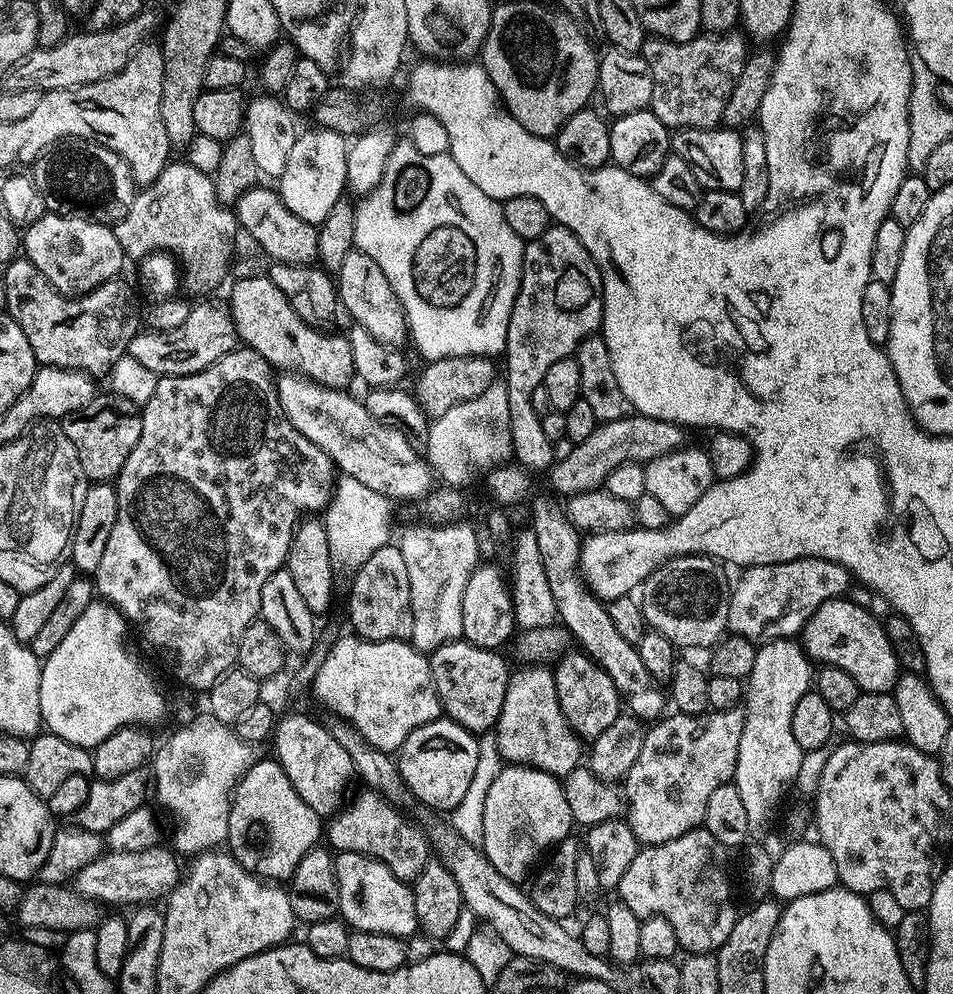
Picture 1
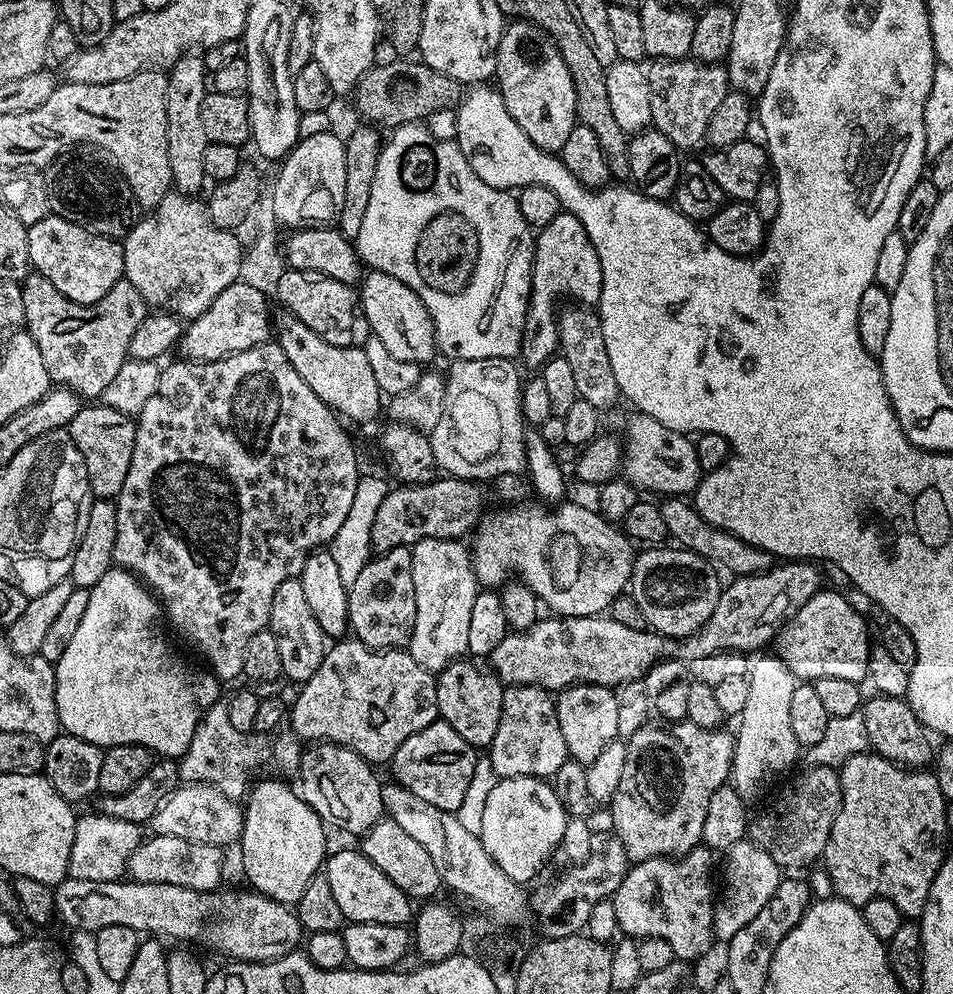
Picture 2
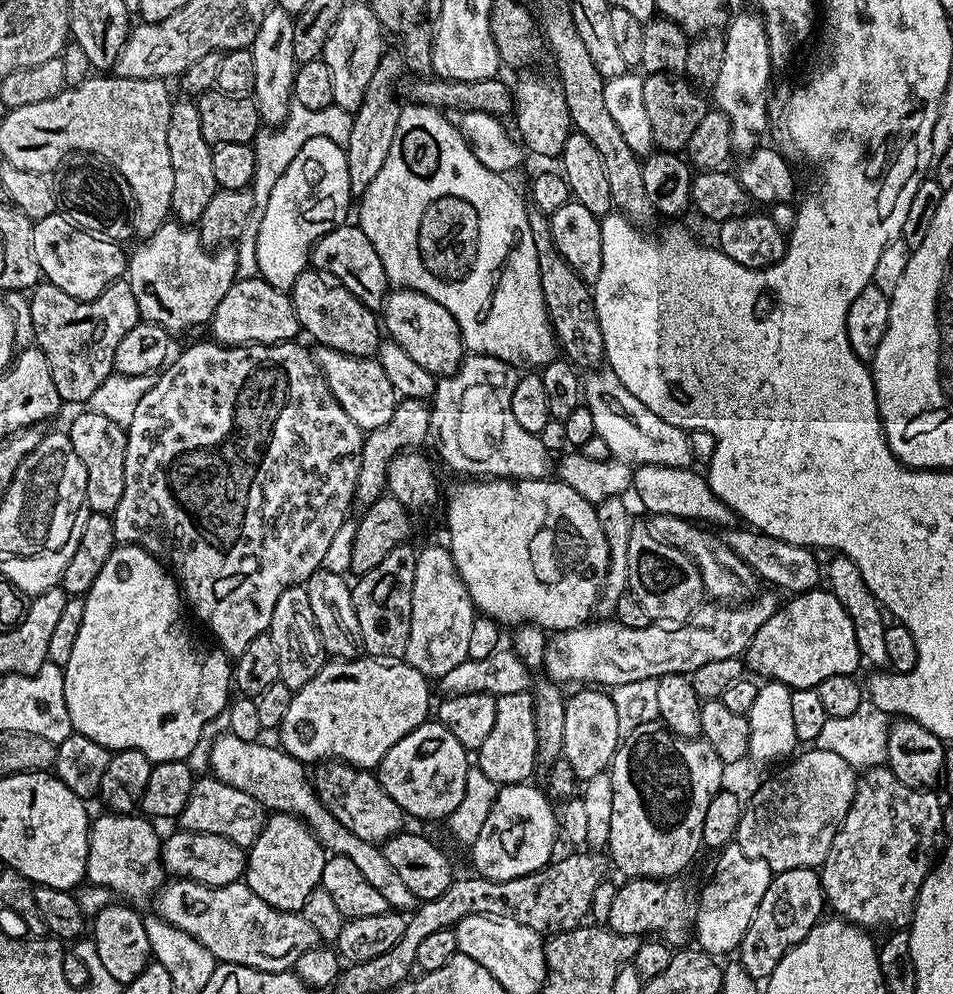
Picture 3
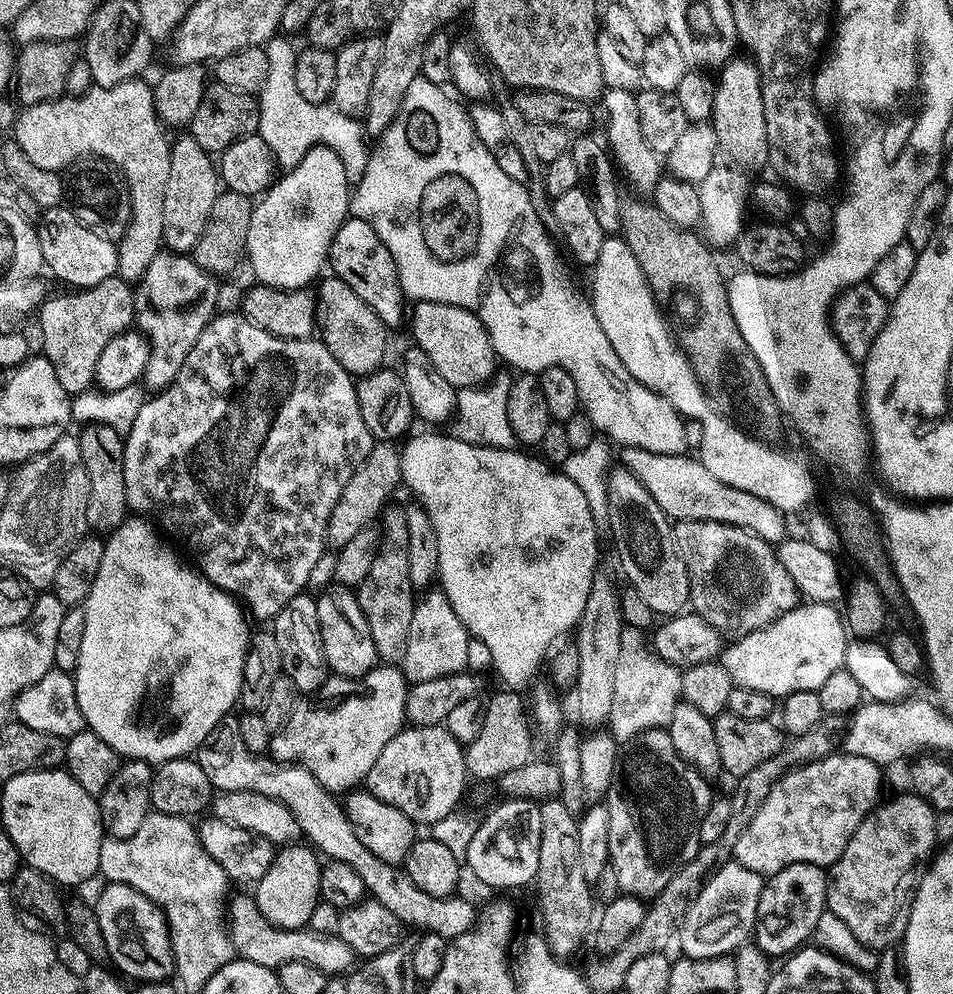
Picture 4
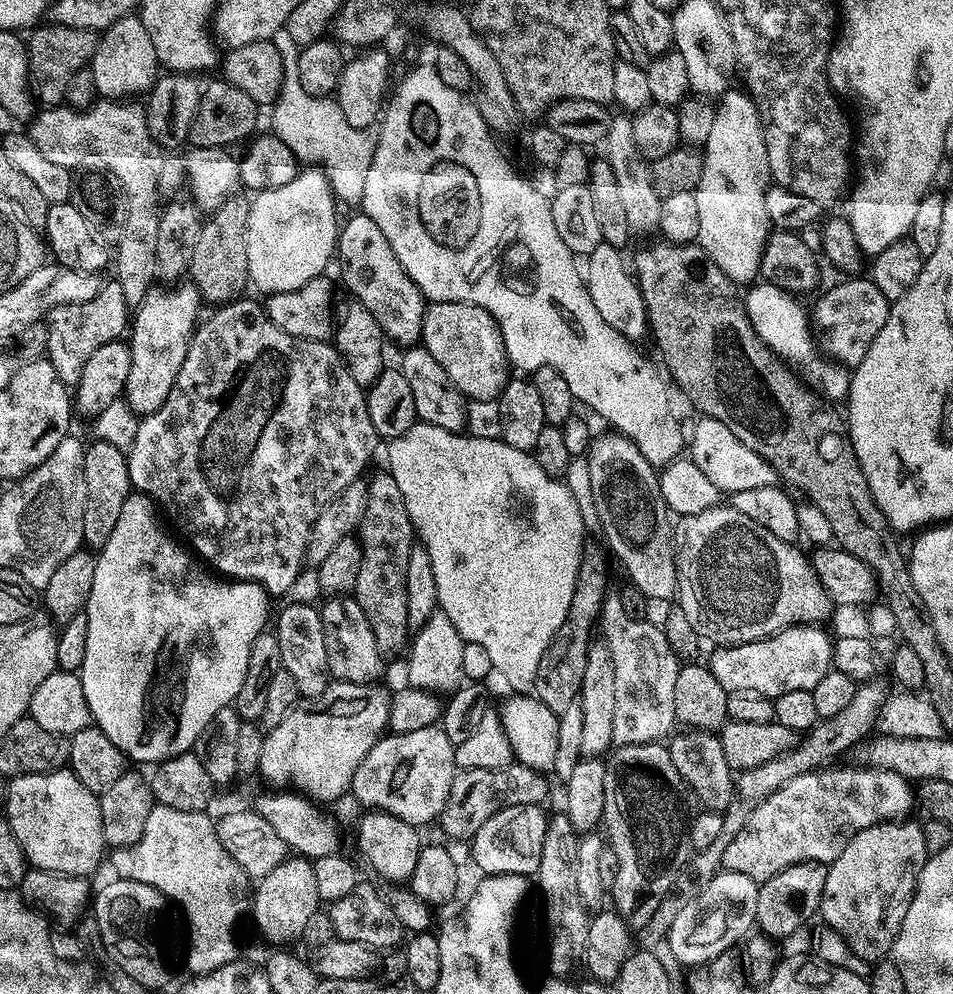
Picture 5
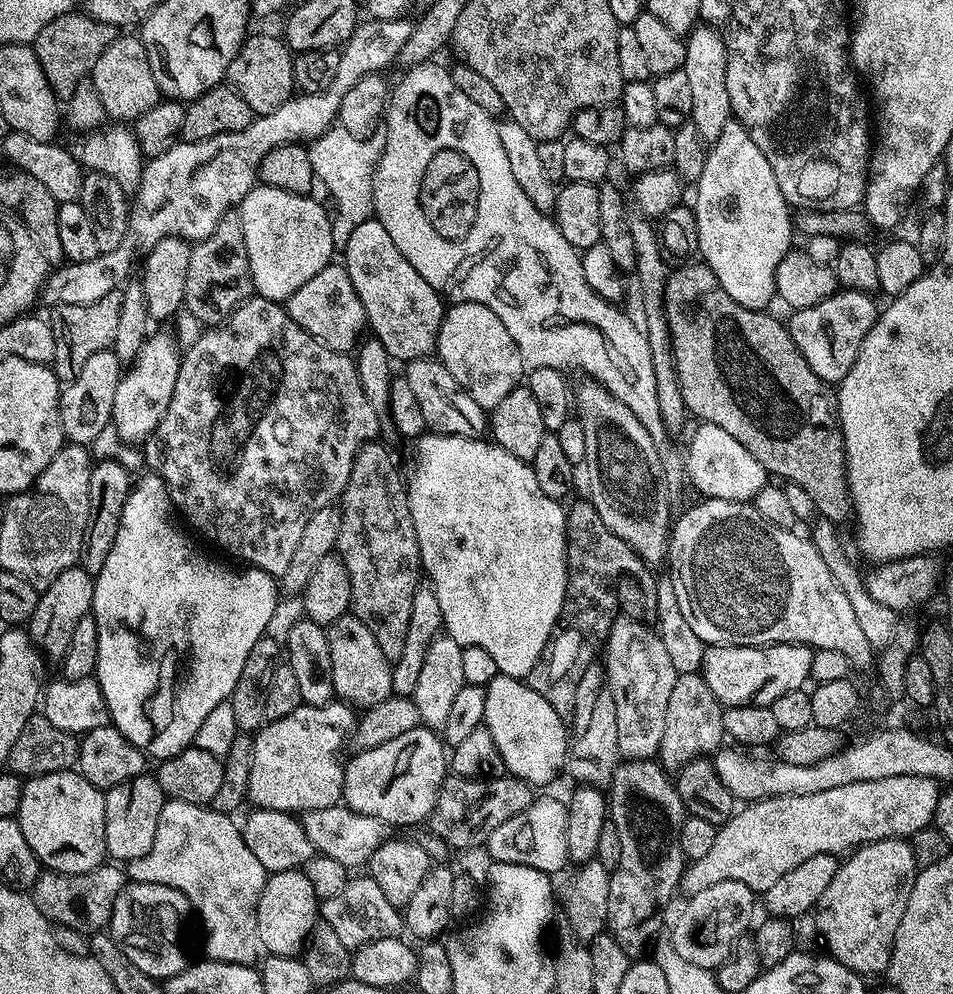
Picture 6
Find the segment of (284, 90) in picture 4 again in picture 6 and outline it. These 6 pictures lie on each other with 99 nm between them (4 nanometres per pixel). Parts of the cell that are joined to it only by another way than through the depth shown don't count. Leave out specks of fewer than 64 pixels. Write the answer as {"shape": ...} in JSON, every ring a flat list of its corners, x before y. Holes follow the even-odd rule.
{"shape":[[380,121,368,138,356,136,335,124,309,143,308,153,317,181,326,188,335,204,331,219,331,240,335,249,343,250,355,227,373,215,373,174,387,144,388,126,385,121]]}

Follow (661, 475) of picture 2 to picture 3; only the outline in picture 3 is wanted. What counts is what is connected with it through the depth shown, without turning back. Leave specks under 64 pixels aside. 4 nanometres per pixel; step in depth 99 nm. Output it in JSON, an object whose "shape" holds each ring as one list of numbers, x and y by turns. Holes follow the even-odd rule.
{"shape":[[592,370,582,380,582,400,594,418,594,430,609,447,611,459,621,460,616,466,613,464,592,465,586,456,579,452,565,453,557,463,557,477,571,489,578,491,584,498,592,503,605,500,607,493,604,490,624,490,633,485,633,467,643,464,654,466,692,468,694,461,689,433,678,426,670,426,654,410,646,410,611,370],[627,464,632,464,630,467]]}

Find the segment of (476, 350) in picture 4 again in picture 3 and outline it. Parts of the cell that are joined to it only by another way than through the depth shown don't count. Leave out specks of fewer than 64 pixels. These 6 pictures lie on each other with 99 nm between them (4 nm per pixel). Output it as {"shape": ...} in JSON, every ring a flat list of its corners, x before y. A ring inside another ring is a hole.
{"shape":[[419,289,391,291,384,300,382,322,387,335,398,342,418,366,425,367,433,376,453,376,460,369,466,349,458,330,458,322,454,322,454,314,450,314,446,306,439,306,428,295,422,295]]}

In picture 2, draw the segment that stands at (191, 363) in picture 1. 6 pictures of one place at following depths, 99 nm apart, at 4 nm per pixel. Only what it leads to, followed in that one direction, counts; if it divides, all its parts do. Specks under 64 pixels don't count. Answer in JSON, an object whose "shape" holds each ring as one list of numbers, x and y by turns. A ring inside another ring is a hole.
{"shape":[[242,280,226,286,214,302,199,316,183,329,178,352,181,357,194,361,221,360,235,352,250,350,259,344,269,343,273,335,274,324,268,320,269,297,262,290,256,290]]}

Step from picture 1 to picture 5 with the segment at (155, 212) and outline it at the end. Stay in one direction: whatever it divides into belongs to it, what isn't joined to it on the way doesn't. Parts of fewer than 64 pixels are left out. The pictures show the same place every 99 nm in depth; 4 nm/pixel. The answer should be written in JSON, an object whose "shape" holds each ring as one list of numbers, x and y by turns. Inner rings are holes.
{"shape":[[176,282,171,286,152,287,144,295,142,302,135,305,130,320,132,361,130,374,126,374,123,399,138,417,147,416,158,410,162,402,166,402,178,378,178,370,182,370,182,362,186,362,186,350,201,319,200,304,202,305,202,297,195,284]]}

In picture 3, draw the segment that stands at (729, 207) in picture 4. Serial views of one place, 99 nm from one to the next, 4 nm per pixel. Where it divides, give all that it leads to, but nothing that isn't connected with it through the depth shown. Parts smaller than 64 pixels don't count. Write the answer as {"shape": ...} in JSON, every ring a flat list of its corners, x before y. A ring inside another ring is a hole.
{"shape":[[755,11,740,12,727,21,723,29,724,53,722,70,718,73,715,107,730,118,733,153,751,154,761,143,760,135,770,128,770,108,768,112,768,83,774,69,770,58,770,44,766,38,764,19]]}

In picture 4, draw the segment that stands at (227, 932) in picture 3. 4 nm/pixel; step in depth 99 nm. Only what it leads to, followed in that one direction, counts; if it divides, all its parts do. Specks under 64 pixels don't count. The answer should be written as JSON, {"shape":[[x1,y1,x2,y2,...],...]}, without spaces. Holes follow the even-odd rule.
{"shape":[[255,895,236,896,226,904,226,927,228,937,232,939,235,955,242,960,258,962,258,966,266,966,279,970,286,962,310,962,310,966,318,966,318,970,329,974,347,972,353,967,354,953,340,936,327,936,313,932,311,928,279,928,274,926,258,910]]}

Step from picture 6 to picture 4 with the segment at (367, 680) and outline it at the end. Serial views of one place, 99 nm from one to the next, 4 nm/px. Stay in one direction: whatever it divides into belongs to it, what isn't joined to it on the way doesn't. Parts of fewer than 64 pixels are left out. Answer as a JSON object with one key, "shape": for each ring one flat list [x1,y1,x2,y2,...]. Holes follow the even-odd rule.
{"shape":[[333,583,315,597,318,626,322,638,324,663,337,676,364,678,371,668,377,667,374,638,370,638,370,626,366,614,362,614,359,595,343,584]]}

